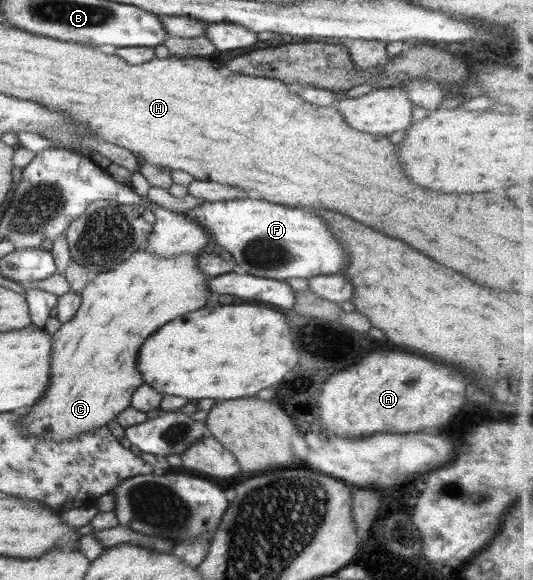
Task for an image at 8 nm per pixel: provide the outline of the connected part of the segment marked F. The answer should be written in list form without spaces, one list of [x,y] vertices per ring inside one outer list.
[[[247,197],[246,199],[230,199],[230,201],[214,201],[214,203],[203,202],[202,205],[194,205],[194,209],[184,211],[184,216],[196,220],[206,232],[210,239],[216,239],[218,245],[223,247],[232,255],[235,263],[235,272],[244,275],[255,275],[271,280],[288,280],[294,278],[310,279],[316,275],[342,274],[342,269],[348,265],[348,252],[344,246],[338,243],[338,239],[332,235],[328,223],[316,215],[317,211],[278,205],[276,202]]]

